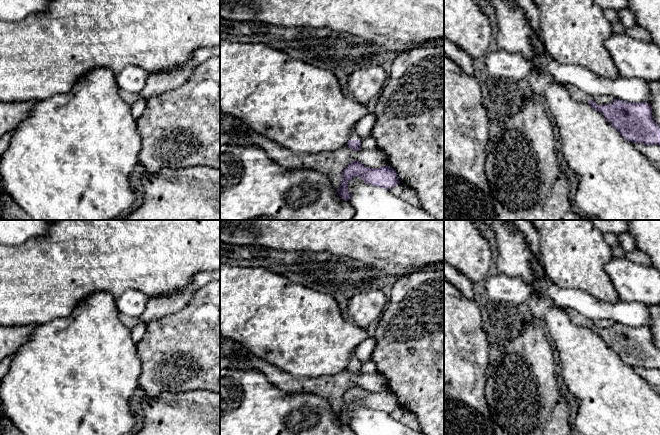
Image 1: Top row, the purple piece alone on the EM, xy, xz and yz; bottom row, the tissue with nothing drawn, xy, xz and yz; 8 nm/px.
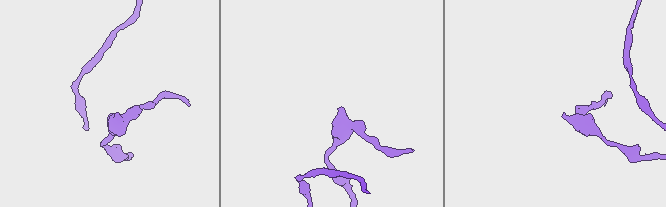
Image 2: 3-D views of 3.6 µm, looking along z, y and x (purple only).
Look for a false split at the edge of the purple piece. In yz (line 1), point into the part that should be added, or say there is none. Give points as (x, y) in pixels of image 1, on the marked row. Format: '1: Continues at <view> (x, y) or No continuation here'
1: Continues at yz (577, 94)

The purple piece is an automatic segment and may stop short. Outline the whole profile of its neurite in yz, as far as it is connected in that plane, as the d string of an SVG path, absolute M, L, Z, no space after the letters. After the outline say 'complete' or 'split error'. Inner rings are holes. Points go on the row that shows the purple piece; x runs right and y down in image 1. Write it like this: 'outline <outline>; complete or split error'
outline M571 84L567 85L567 89L575 101L588 102L591 107L601 112L626 140L632 143L660 145L660 126L653 118L649 103L629 103L615 99L610 104L598 105L581 89Z; split error

